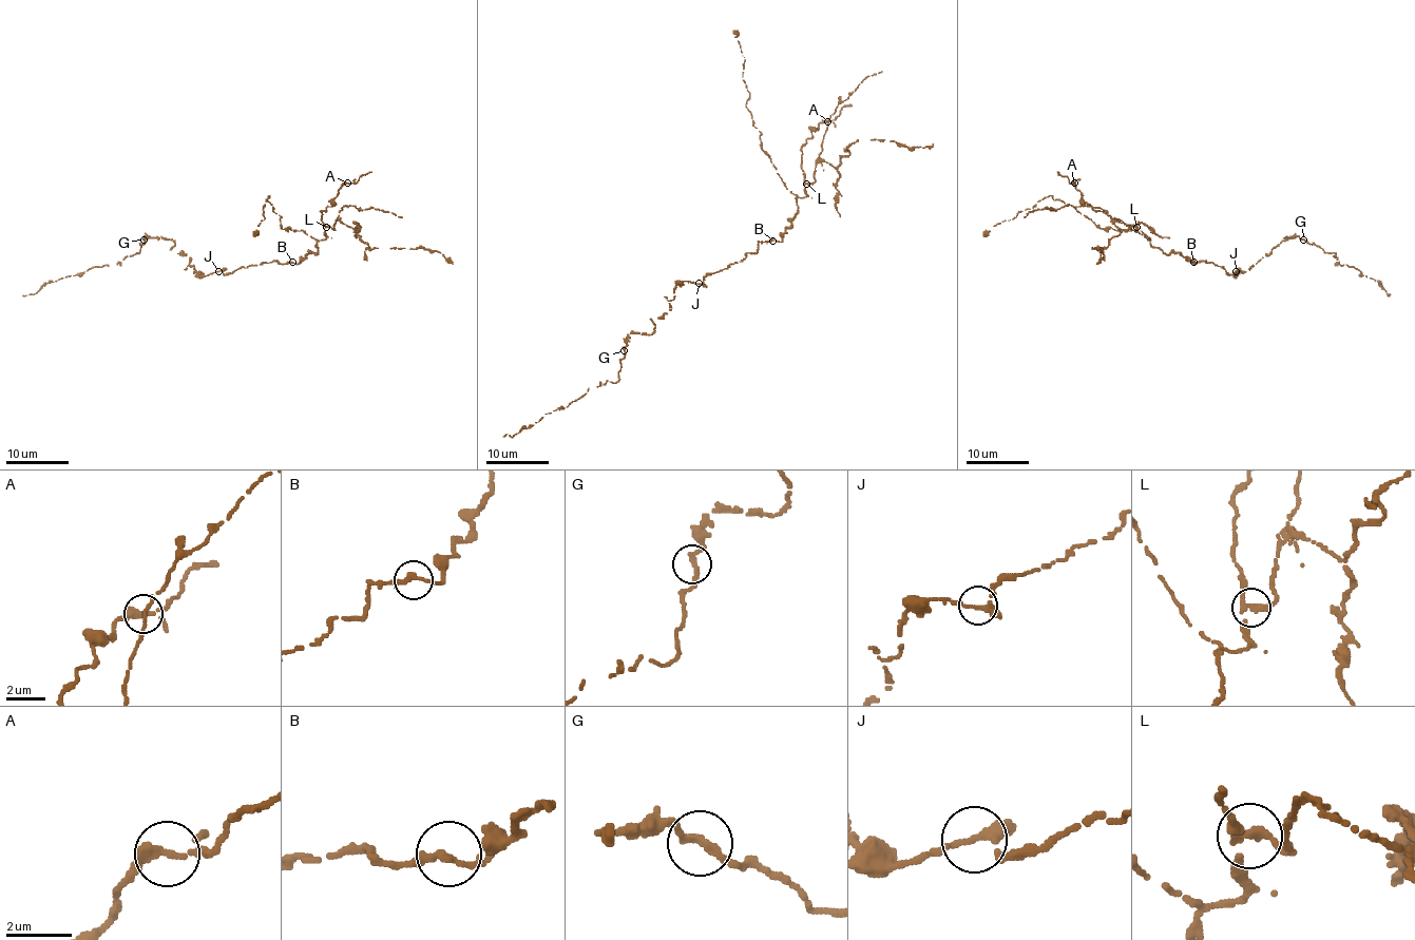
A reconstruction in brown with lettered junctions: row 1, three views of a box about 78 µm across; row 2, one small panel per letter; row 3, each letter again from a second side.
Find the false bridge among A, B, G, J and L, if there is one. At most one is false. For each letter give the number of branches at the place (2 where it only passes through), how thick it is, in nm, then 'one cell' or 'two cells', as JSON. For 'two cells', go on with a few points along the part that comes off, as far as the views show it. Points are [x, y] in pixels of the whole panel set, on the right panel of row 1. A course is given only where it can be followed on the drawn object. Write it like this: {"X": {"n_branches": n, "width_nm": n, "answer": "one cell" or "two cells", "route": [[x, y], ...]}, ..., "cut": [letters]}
{"A": {"n_branches": 3, "width_nm": 240, "answer": "one cell"}, "B": {"n_branches": 2, "width_nm": 240, "answer": "one cell"}, "G": {"n_branches": 2, "width_nm": 240, "answer": "one cell"}, "J": {"n_branches": 3, "width_nm": 220, "answer": "one cell"}, "L": {"n_branches": 3, "width_nm": 220, "answer": "two cells", "route": [[1136, 227], [1133, 230], [1114, 219], [1114, 226], [1123, 230], [1105, 248], [1093, 248], [1101, 251], [1096, 263]]}, "cut": ["L"]}

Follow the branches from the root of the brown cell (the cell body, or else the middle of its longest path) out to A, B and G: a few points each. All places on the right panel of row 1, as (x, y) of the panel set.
A: (1223, 268), (1210, 262), (1193, 263), (1178, 252), (1165, 253), (1136, 227), (1096, 211), (1082, 198), (1074, 183)
B: (1223, 268), (1210, 262), (1193, 262)
G: (1223, 268), (1229, 274), (1236, 271), (1236, 275), (1268, 255), (1274, 248), (1287, 240), (1286, 236), (1303, 240)

